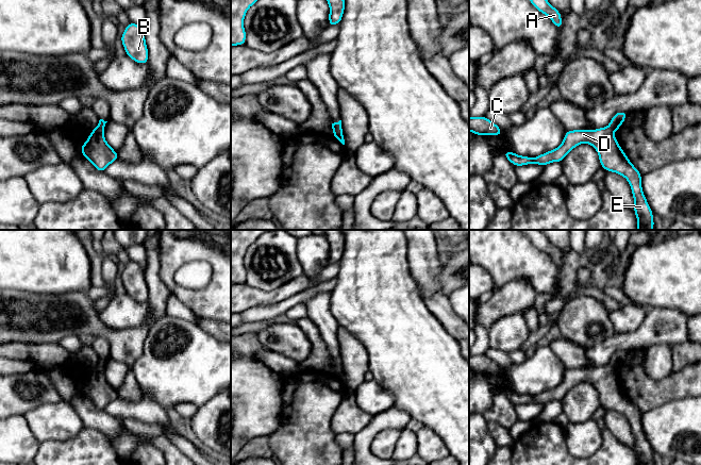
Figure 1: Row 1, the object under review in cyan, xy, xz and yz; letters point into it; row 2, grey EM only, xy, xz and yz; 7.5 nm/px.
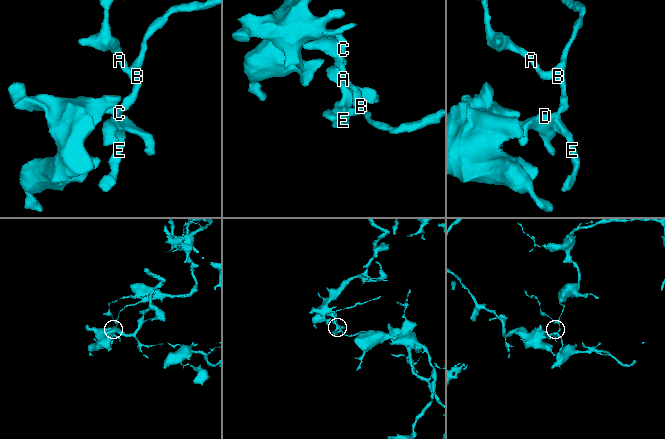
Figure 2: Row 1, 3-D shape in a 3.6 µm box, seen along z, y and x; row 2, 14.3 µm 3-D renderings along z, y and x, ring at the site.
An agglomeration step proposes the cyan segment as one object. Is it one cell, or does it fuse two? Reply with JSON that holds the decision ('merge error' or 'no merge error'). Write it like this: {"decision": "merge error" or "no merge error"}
{"decision": "merge error"}

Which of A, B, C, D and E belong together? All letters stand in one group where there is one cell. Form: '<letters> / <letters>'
A B / C D E

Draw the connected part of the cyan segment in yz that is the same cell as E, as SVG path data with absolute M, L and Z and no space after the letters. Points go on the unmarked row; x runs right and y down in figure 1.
M610 364L596 368L566 369L563 381L557 386L536 396L518 394L508 388L503 394L514 404L528 402L546 404L553 400L561 401L573 386L584 381L591 383L597 388L603 408L616 411L628 418L634 436L637 465L654 465L653 451L641 426L641 412L630 400Z

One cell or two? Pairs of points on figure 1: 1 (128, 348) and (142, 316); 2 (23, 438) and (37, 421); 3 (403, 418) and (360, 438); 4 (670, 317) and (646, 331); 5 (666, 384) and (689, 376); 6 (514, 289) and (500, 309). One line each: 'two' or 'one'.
1: two
2: two
3: one
4: one
5: one
6: one

